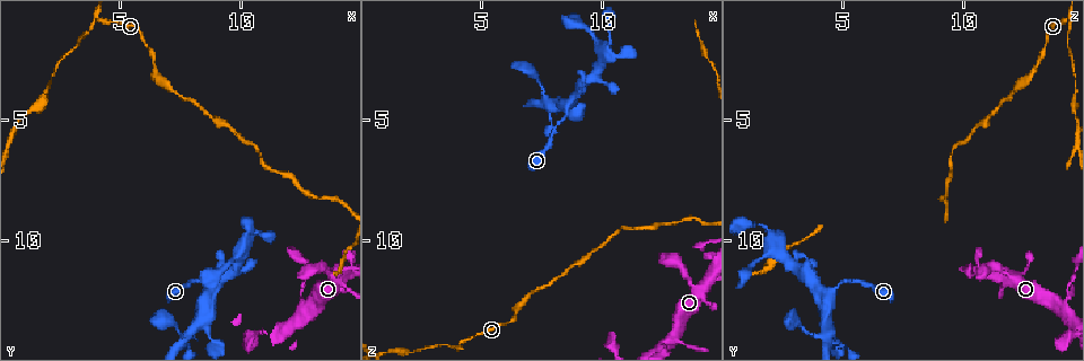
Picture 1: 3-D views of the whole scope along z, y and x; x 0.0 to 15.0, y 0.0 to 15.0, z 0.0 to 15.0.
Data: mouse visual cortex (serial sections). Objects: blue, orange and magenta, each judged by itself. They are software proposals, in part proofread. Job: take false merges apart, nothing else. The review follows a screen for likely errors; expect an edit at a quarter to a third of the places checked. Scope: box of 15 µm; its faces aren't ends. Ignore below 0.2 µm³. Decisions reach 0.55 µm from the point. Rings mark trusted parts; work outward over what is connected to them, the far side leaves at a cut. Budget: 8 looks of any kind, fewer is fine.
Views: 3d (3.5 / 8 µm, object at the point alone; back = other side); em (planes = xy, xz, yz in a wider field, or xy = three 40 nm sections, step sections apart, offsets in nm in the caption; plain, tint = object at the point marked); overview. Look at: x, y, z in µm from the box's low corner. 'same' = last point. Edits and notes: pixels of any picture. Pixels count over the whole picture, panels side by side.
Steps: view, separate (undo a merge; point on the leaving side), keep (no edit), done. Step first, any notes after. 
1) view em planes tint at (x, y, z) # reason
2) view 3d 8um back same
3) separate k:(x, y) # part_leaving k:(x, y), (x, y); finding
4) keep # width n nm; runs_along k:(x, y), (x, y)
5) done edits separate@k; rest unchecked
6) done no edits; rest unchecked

view 3d 3.5um back at (7.7, 13.8, 4.2) # thin arm on a thick one

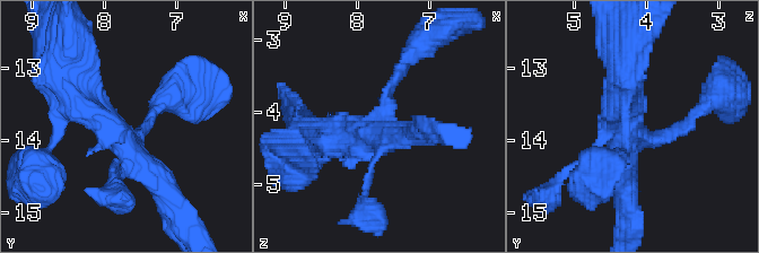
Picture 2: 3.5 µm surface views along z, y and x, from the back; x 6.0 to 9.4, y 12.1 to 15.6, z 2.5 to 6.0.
view em xy step 5 tint at (7.75, 13.90, 4.20) # arms 4; arm_widths 100, 150, 350, 450 nm; need the tissue

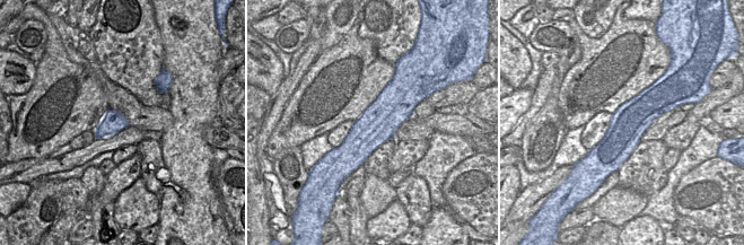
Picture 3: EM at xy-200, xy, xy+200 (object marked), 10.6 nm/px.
keep # one cell here

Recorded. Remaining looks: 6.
view 3d 3.5um at (10.0, 10.5, 2.1) # three arms meet

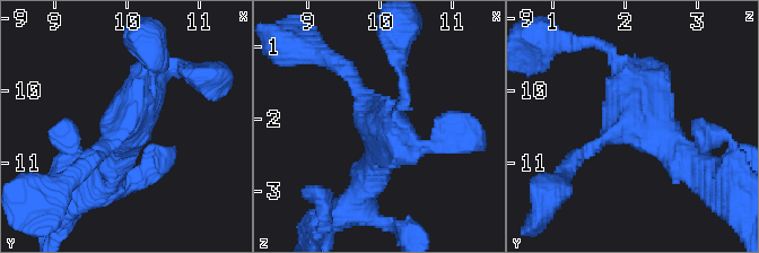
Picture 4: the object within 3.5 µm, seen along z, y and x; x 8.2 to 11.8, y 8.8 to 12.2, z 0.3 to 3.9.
view em planes tint at (9.95, 10.50, 1.95)

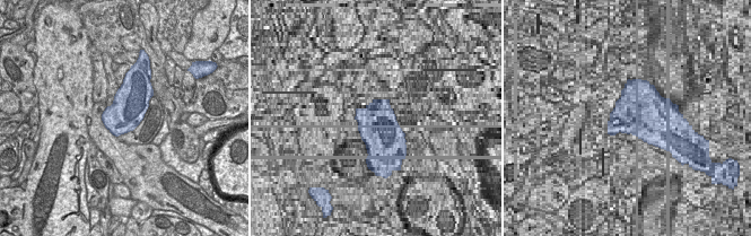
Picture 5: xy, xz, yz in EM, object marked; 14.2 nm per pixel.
keep # runs_along 4:(366, 190), (383, 134), (351, 80); continuous, no second cell

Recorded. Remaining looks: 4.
view 3d 8um at (12.9, 12.9, 14.2) # a fork

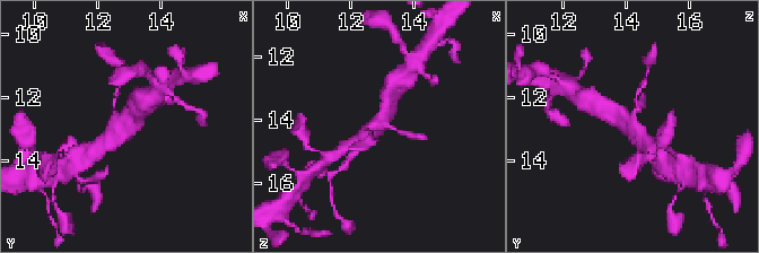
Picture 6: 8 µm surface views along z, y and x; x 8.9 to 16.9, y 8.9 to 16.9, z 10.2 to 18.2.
view em xy step 3 tint at (12.8, 12.9, 14.1) # shape alone is not enough

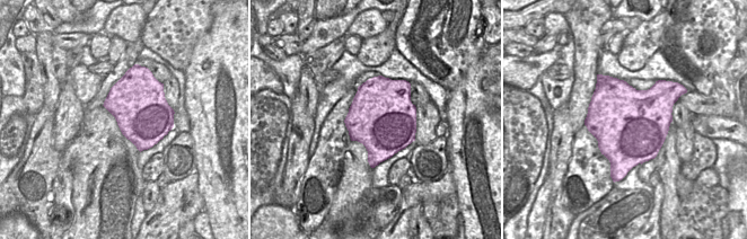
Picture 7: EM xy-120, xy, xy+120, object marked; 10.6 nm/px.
keep # runs_along 6:(392, 102), (382, 122), (355, 140); one cell here

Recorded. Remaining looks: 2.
done no edits; rest unchecked

